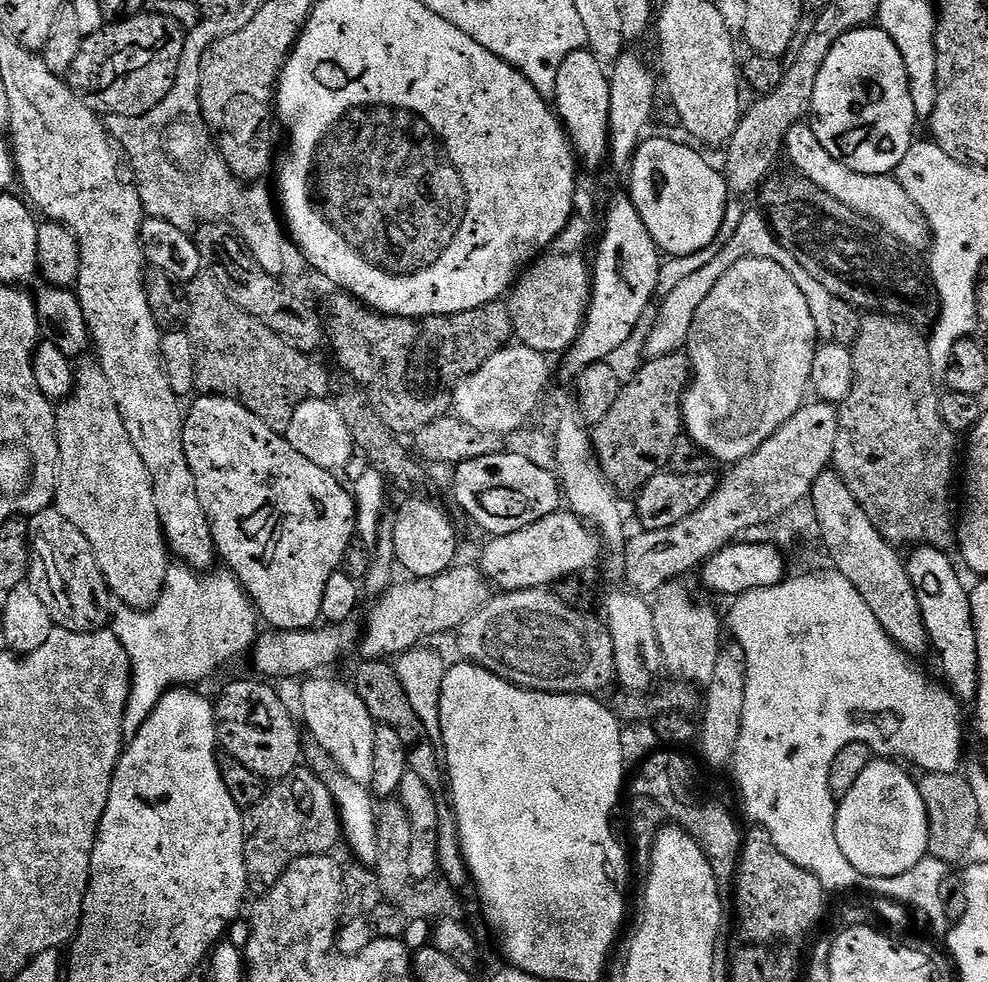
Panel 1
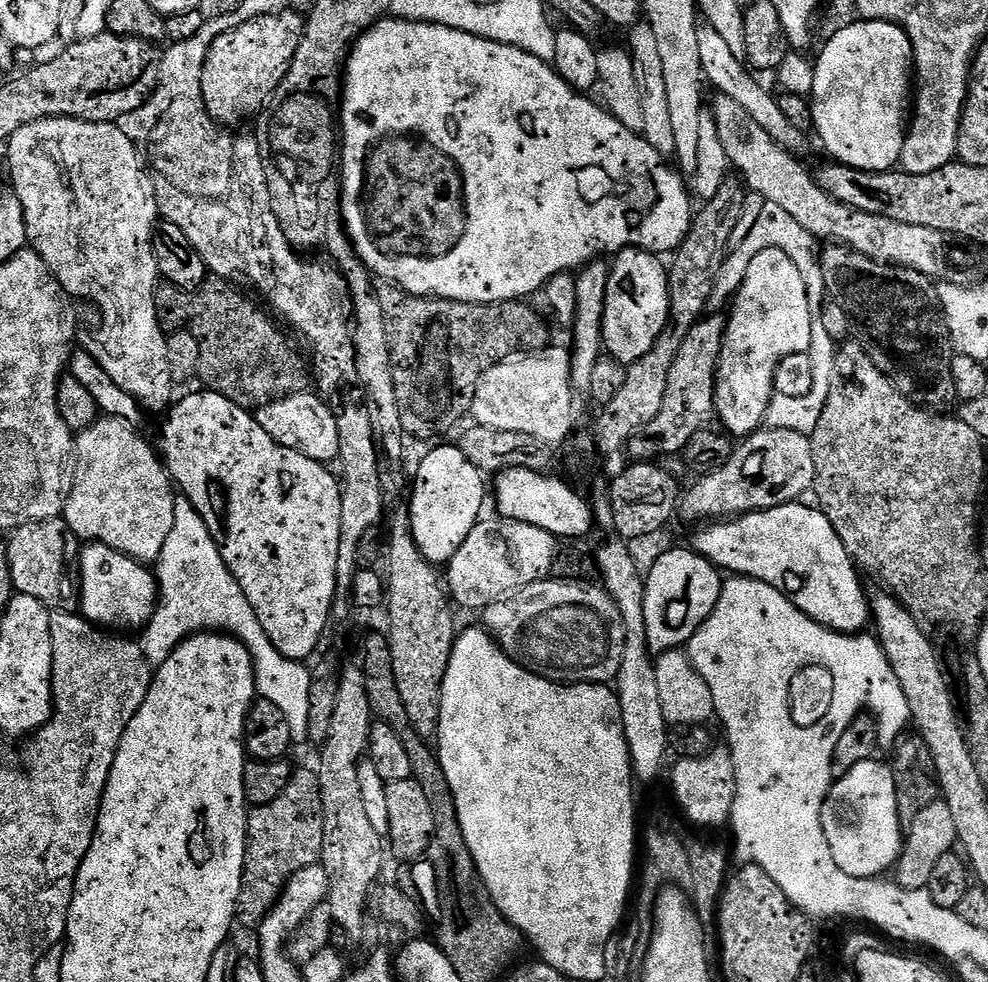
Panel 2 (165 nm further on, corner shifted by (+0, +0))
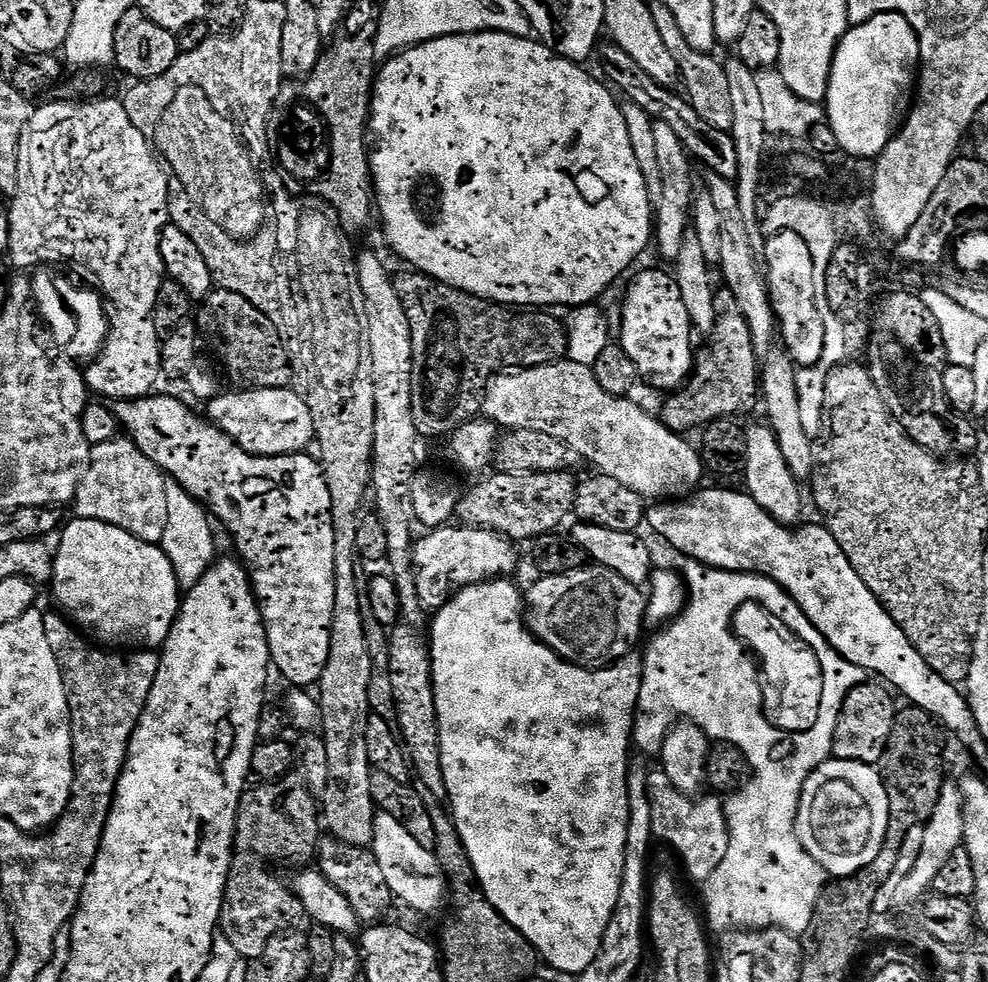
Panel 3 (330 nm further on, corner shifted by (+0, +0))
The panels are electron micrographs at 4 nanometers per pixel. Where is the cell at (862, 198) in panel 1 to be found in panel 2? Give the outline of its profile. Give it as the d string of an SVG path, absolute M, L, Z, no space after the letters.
M705 22L698 23L698 51L702 58L705 81L711 87L713 84L719 95L729 96L734 98L734 102L740 103L745 108L746 114L750 114L750 118L754 118L754 122L758 122L758 126L762 126L762 130L766 130L766 134L770 134L770 138L774 138L774 142L782 145L787 152L800 154L804 148L804 140L806 140L805 133L799 132L797 127L786 118L781 101L776 96L772 97L755 80L757 77L749 71L743 61L734 57L725 39L714 30L714 27Z

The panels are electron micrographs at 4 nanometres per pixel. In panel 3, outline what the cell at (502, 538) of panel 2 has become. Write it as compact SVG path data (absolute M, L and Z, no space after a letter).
M443 526L425 531L424 537L415 541L412 549L412 567L416 573L418 596L423 601L425 609L439 610L445 602L462 588L469 588L472 584L481 584L489 578L508 578L516 568L517 545L501 532L491 532L488 528L475 526L460 526L452 528Z

